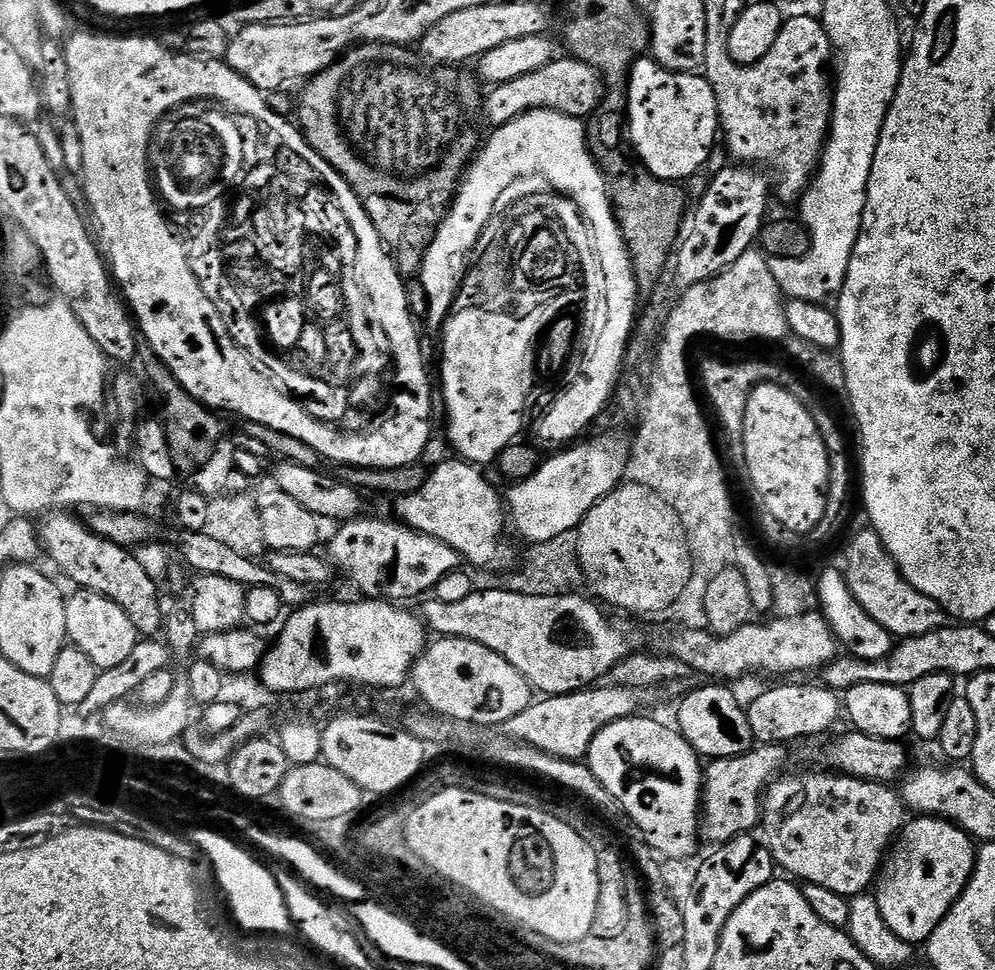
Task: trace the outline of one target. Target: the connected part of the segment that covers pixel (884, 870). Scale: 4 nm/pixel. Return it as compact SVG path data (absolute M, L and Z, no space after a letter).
M920 814L912 819L905 823L900 835L896 837L878 873L874 895L886 926L890 926L895 936L916 946L919 945L919 940L920 943L927 942L932 937L934 930L944 921L948 911L955 906L956 899L964 892L972 877L972 871L976 869L978 848L973 837L948 820L927 814Z

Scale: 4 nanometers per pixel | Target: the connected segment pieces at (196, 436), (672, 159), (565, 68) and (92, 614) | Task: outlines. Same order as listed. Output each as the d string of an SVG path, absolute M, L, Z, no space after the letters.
M136 339L137 361L141 363L145 379L149 380L162 400L165 416L162 422L170 445L170 458L174 462L175 470L179 475L192 474L210 464L214 459L215 450L219 442L227 437L225 424L219 420L221 417L211 409L205 407L194 399L181 383L174 378L173 372L156 354L147 339Z
M637 58L632 63L626 87L626 136L635 159L660 180L691 181L699 173L696 171L711 158L712 147L716 140L718 144L721 131L718 102L707 76L671 72L654 59Z
M557 58L551 60L546 66L542 66L542 70L534 70L534 74L522 74L522 78L514 78L505 84L495 85L491 89L492 92L483 97L482 100L482 116L488 119L492 126L501 124L509 124L514 118L518 118L527 112L533 112L535 108L549 108L552 112L561 112L567 116L575 116L577 118L592 118L597 115L596 112L606 100L606 85L603 76L598 70L594 70L594 66L590 66L586 62L575 58Z
M85 588L73 591L73 593L73 596L69 595L64 602L66 606L66 630L71 647L82 650L82 654L90 657L90 662L94 662L97 670L113 668L118 666L118 662L126 662L126 658L130 658L130 654L136 649L138 639L134 622L130 622L126 610L122 610L122 606L118 606L118 602L110 602L110 598Z

